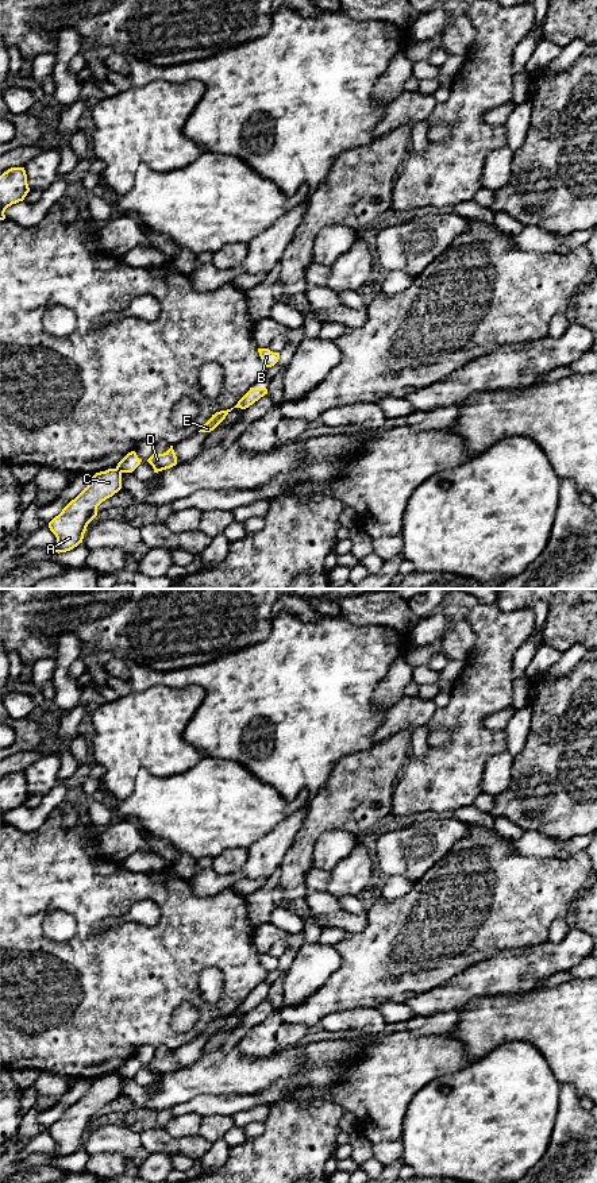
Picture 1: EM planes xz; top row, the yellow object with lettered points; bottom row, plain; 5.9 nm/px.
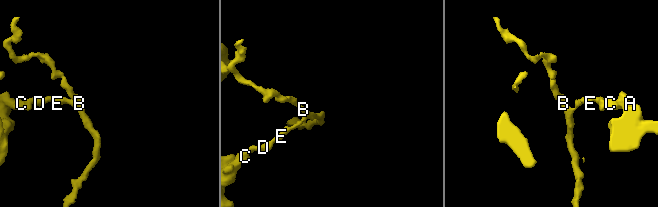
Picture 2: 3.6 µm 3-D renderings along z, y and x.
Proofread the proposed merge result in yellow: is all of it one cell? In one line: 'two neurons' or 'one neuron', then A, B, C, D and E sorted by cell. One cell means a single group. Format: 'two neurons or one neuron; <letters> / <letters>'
two neurons; A C / B D E

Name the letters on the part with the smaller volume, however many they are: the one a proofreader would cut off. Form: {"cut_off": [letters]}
{"cut_off": ["B", "D", "E"]}

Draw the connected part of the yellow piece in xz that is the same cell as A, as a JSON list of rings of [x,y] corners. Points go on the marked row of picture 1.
[[[118,469],[96,473],[90,483],[49,523],[57,543],[47,550],[59,554],[82,543],[88,524],[97,516],[97,506],[120,489],[122,473]]]

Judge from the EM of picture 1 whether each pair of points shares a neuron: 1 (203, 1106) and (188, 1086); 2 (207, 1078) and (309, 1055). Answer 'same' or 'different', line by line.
1: different
2: same

